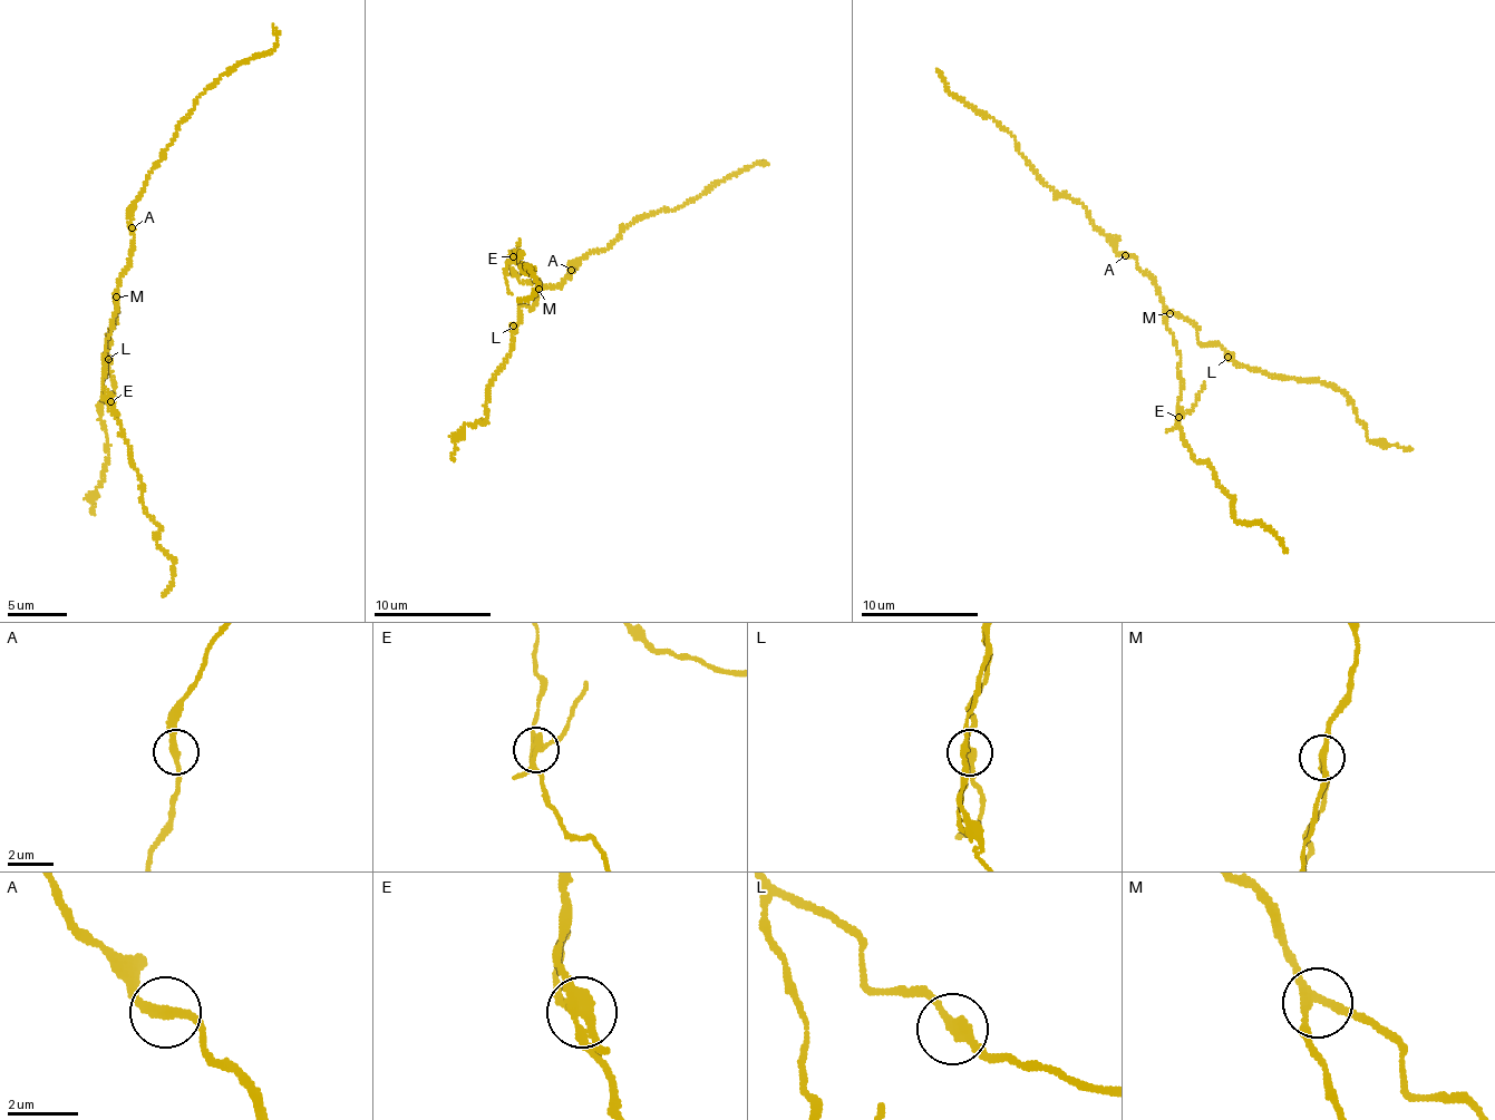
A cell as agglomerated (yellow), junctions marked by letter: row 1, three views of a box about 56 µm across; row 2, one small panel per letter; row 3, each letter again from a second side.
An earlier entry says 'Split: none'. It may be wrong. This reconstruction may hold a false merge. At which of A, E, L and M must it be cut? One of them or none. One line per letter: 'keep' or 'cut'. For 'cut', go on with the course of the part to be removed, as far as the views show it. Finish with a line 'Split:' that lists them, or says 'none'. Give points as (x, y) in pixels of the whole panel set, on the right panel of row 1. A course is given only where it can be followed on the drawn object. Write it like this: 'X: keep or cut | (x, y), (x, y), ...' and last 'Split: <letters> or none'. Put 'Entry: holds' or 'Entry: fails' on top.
Entry: fails
A: keep
E: cut | (1180, 416), (1196, 402), (1204, 381)
L: keep
M: keep
Split: E

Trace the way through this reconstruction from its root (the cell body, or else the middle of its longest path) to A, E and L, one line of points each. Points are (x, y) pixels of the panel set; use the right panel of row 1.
A: (1163, 303), (1159, 289), (1137, 265), (1137, 260), (1125, 255)
E: (1163, 303), (1166, 307), (1166, 328), (1173, 336), (1181, 358), (1180, 416)
L: (1163, 303), (1193, 325), (1204, 347), (1219, 346), (1227, 357)

